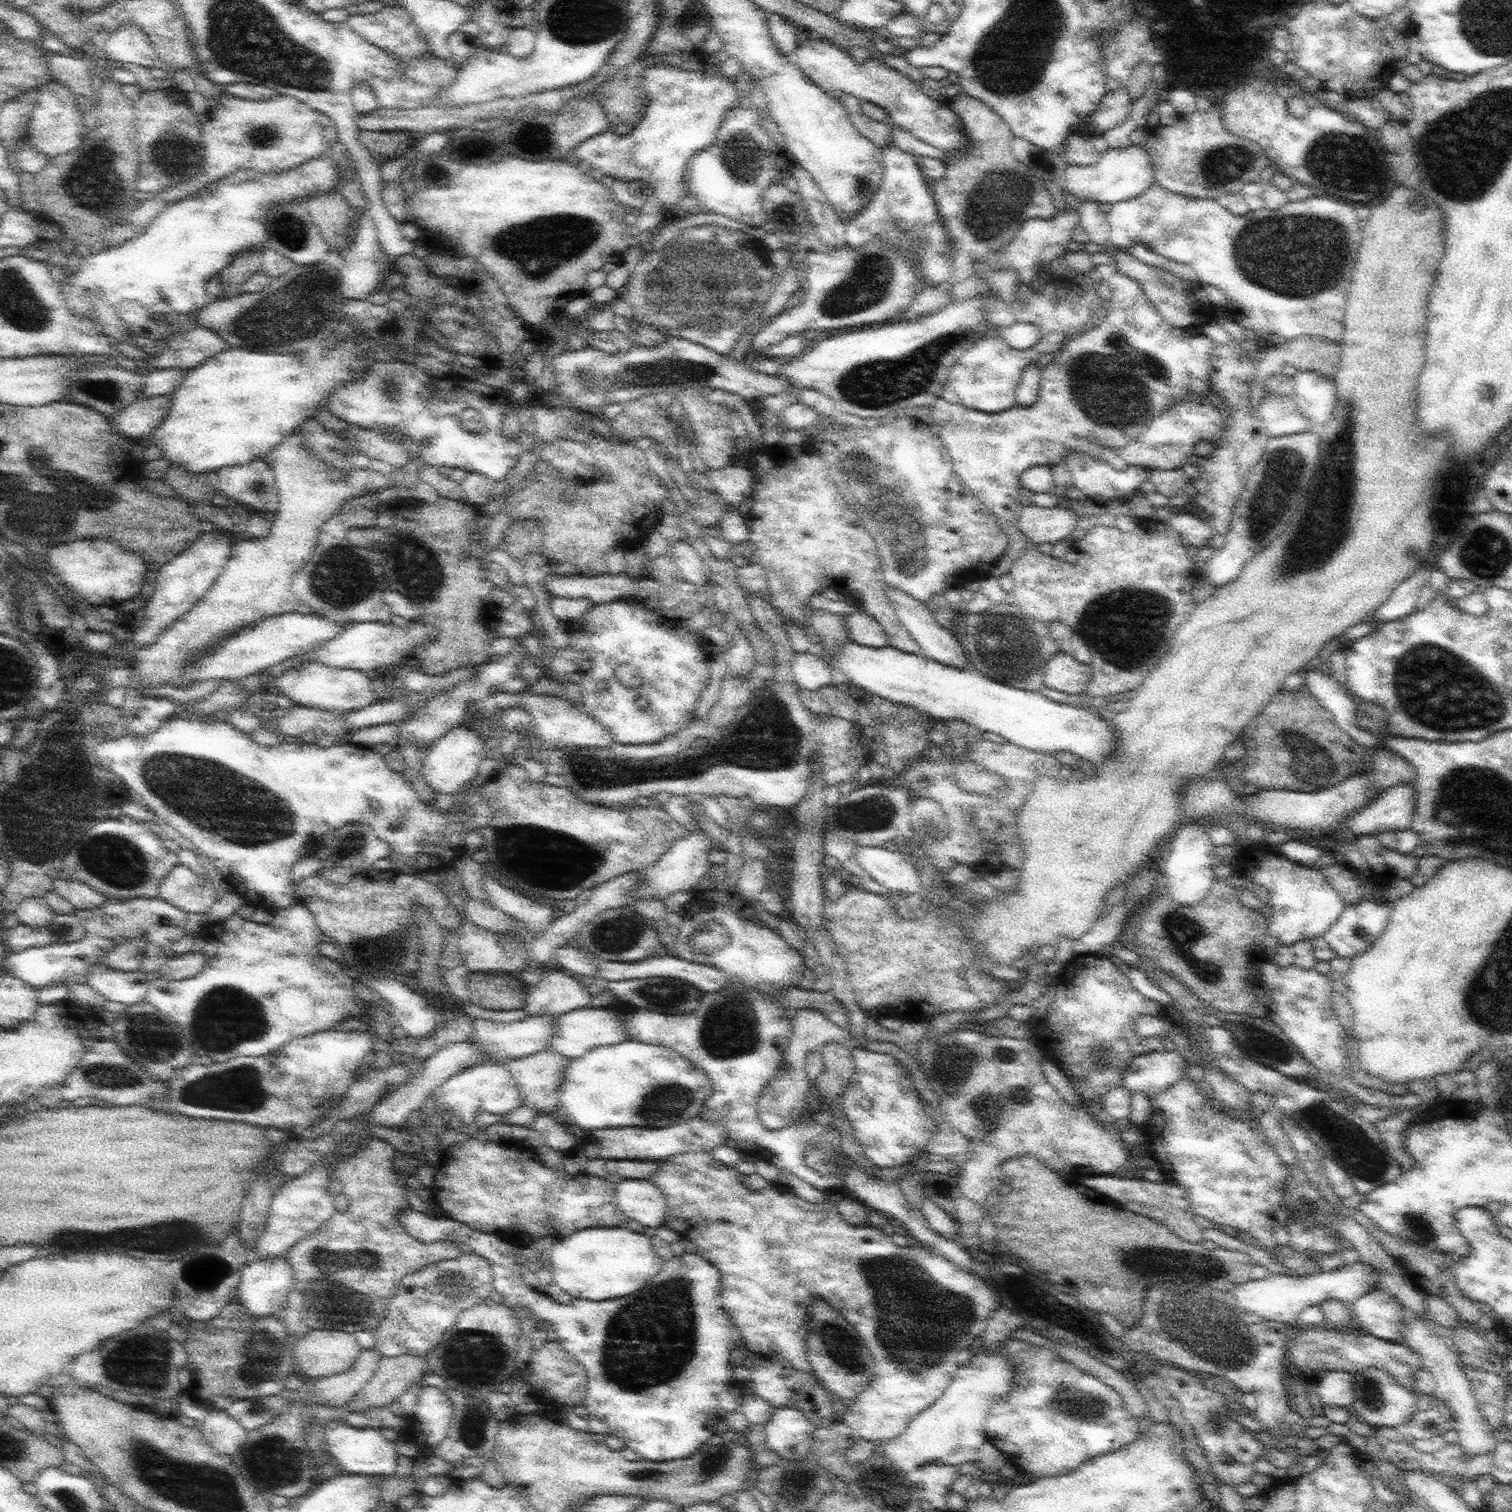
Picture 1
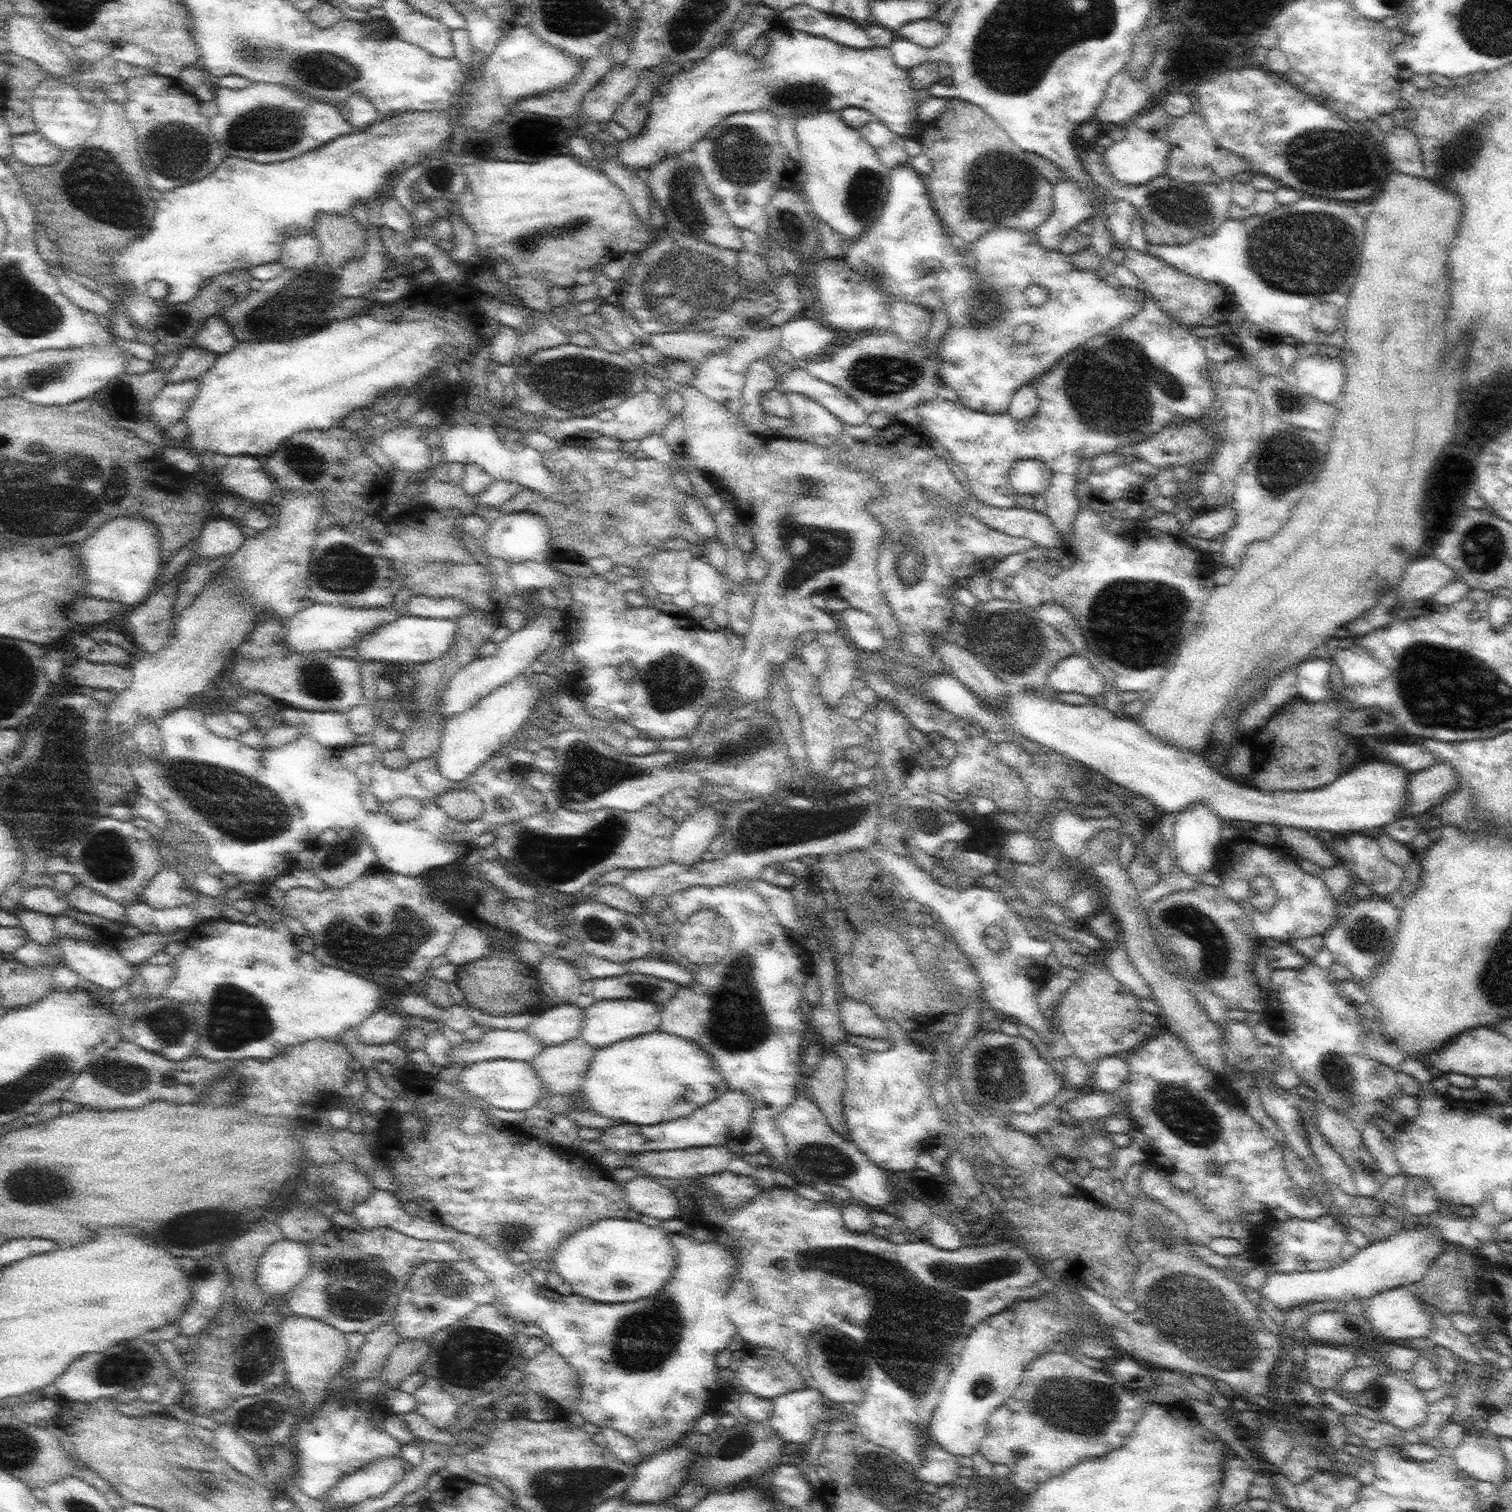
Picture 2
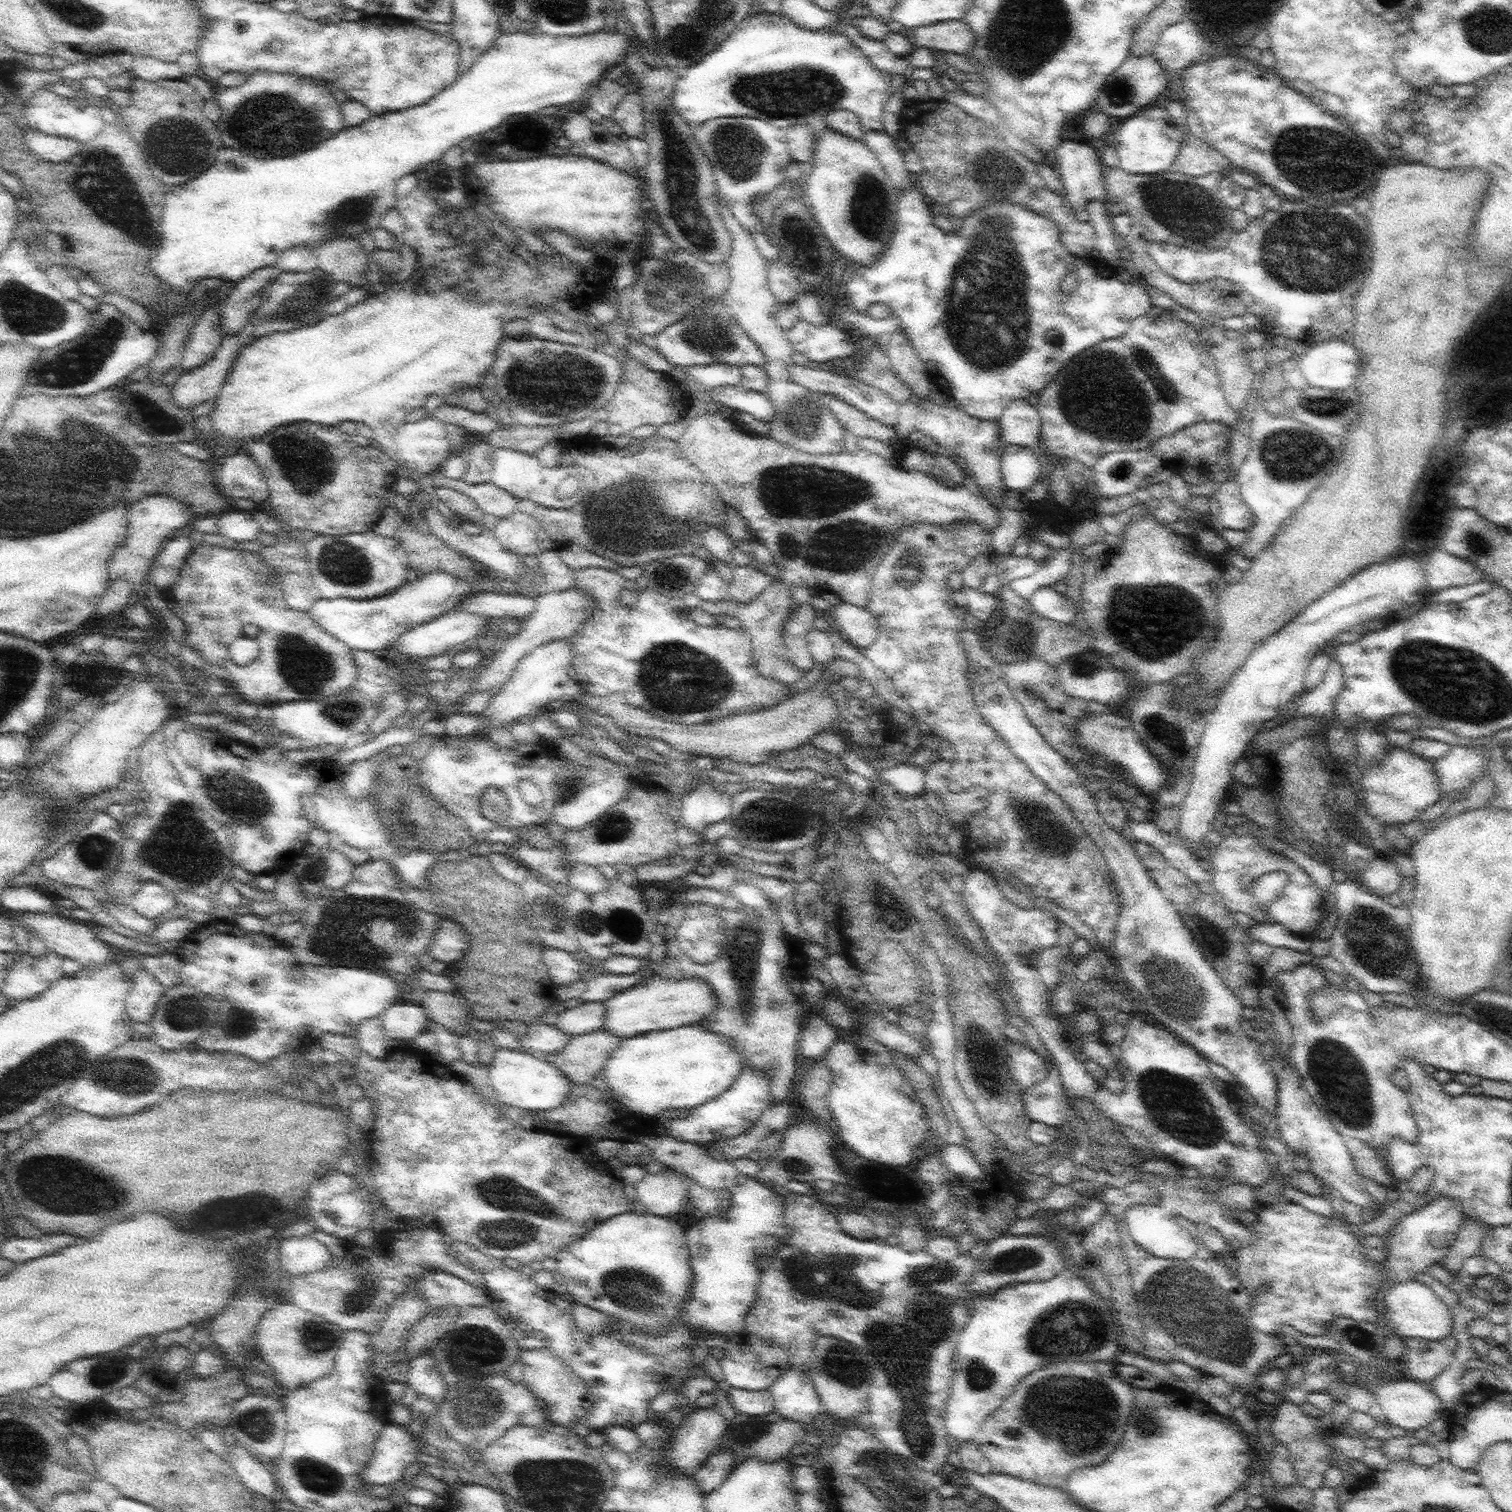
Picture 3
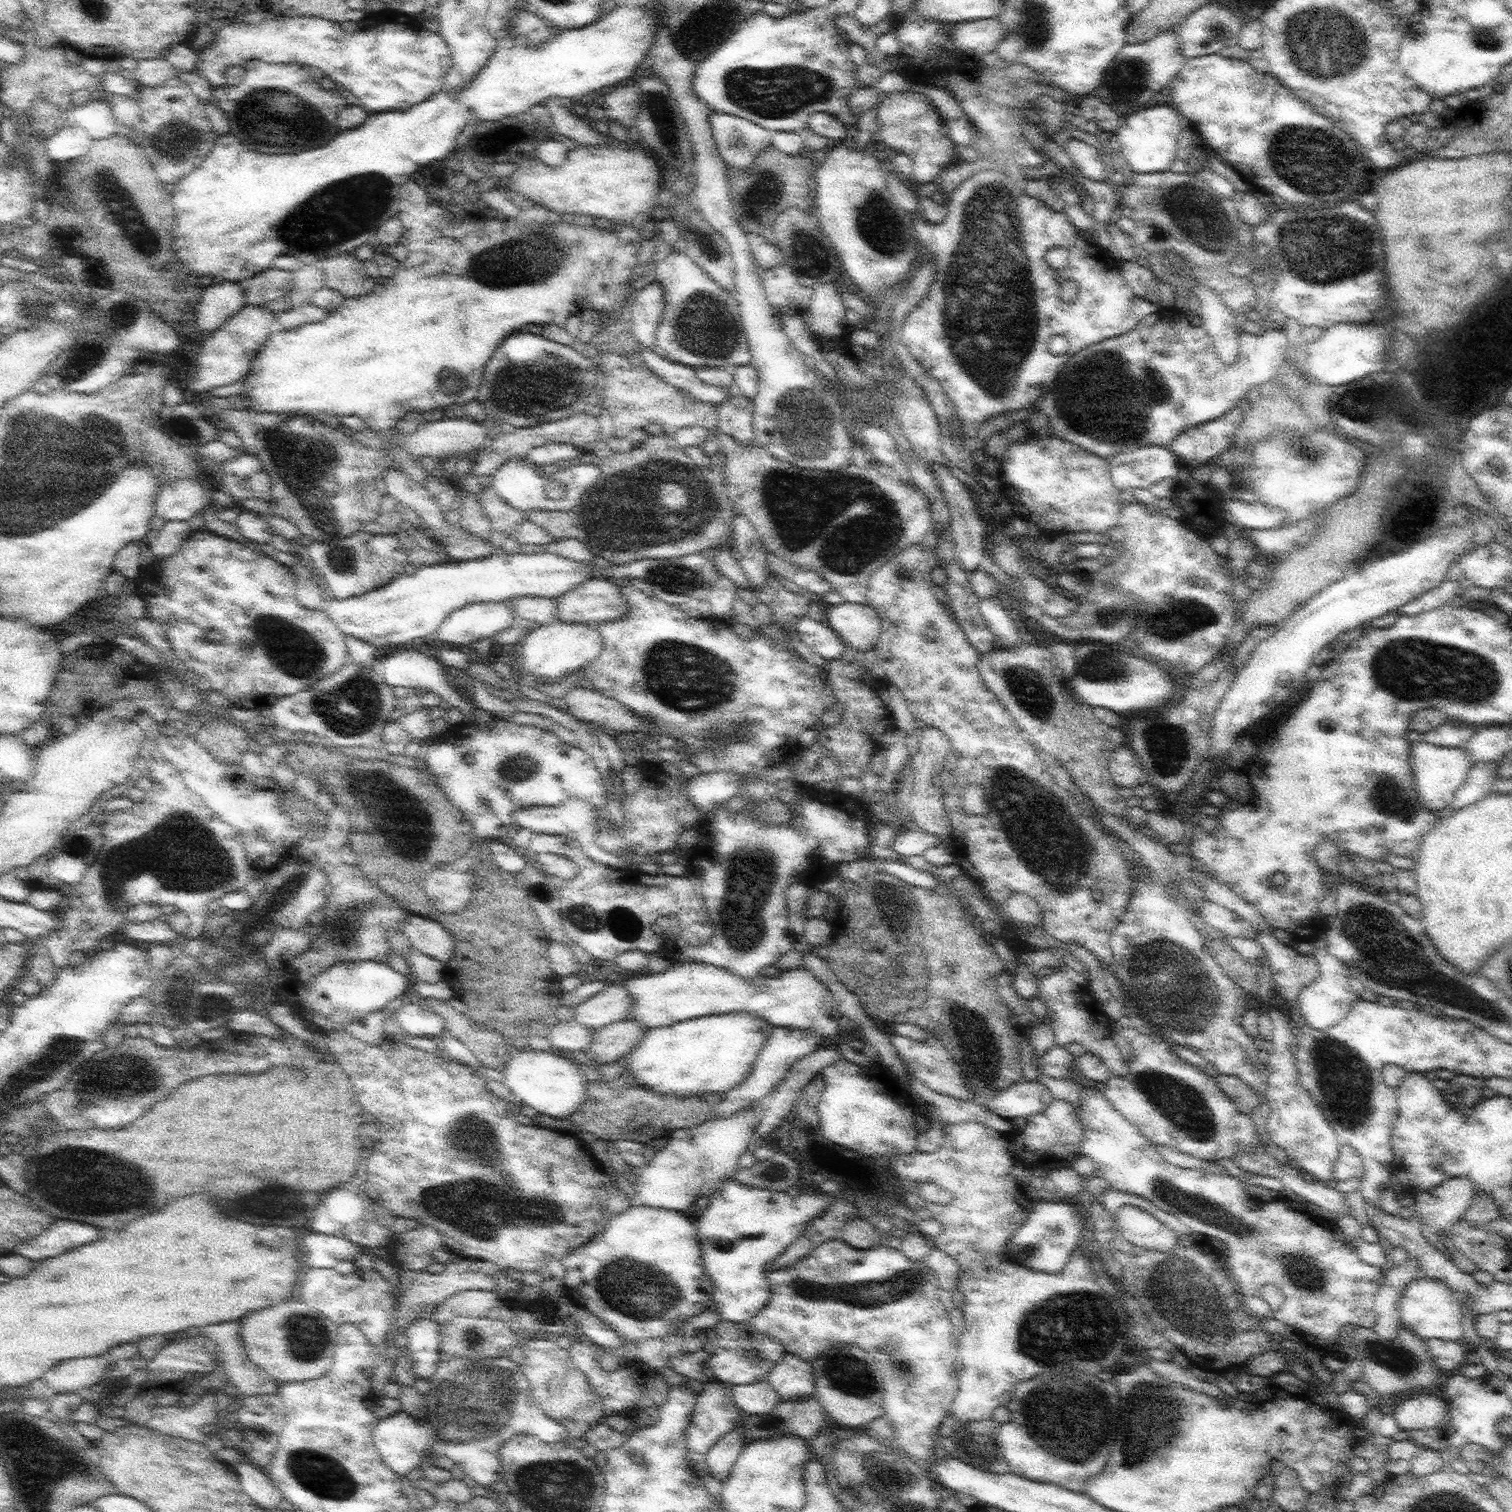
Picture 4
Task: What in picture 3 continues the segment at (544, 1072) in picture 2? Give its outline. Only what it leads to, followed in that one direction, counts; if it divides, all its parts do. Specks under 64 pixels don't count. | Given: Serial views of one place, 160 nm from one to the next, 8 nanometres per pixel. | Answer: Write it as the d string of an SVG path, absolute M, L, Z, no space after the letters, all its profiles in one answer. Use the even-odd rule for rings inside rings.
M598 1029L590 1034L573 1036L554 1060L554 1066L566 1074L572 1084L589 1084L601 1077L610 1055L623 1041L608 1029Z

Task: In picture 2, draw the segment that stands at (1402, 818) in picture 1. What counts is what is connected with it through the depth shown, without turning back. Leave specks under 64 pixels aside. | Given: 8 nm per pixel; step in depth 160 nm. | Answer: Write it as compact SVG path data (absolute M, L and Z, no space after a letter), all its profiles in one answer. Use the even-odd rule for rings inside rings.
M1436 761L1426 770L1410 773L1407 807L1401 818L1431 812L1458 787L1457 770L1450 763Z

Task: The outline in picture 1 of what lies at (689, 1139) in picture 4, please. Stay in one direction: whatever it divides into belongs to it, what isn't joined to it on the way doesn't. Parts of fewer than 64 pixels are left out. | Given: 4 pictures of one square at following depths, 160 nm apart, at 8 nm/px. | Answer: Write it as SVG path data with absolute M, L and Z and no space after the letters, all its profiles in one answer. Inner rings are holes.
M624 1179L616 1184L616 1206L644 1226L658 1228L666 1220L666 1198L652 1179Z

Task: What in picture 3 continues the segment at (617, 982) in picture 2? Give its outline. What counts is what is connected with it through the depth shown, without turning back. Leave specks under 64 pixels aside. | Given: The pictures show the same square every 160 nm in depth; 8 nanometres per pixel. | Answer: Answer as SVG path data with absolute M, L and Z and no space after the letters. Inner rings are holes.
M632 974L598 976L588 982L580 1000L584 1003L605 1002L614 998L615 994L620 994L620 991L632 988L634 984L636 984L636 976L632 976Z

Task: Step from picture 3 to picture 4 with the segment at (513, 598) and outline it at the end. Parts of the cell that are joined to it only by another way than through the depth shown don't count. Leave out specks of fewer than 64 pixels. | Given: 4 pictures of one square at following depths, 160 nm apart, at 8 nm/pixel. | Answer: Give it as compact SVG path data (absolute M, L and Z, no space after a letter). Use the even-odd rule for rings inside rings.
M519 597L508 600L508 604L516 610L516 616L546 625L556 619L556 599L540 597Z

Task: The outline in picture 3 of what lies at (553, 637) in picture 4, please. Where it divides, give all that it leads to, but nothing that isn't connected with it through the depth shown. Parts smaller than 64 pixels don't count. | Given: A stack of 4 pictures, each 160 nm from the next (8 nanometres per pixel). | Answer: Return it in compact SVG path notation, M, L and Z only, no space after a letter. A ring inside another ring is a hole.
M562 638L562 640L554 640L550 644L538 646L530 656L522 658L518 662L518 666L505 682L501 689L490 700L490 705L484 711L476 714L461 713L453 714L450 718L445 719L445 735L448 737L462 737L469 741L472 737L477 739L482 736L490 736L487 731L491 728L504 728L510 731L513 724L528 720L536 714L541 714L544 706L553 700L565 699L564 694L572 692L572 696L580 695L580 686L572 682L572 646L570 639Z

